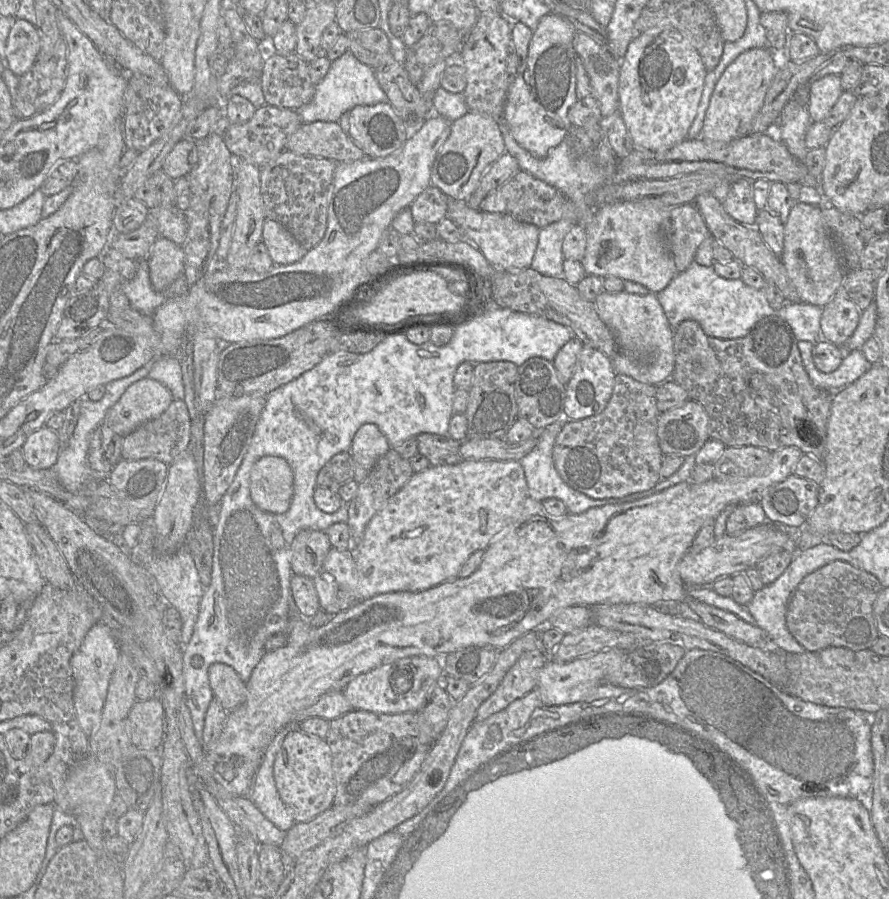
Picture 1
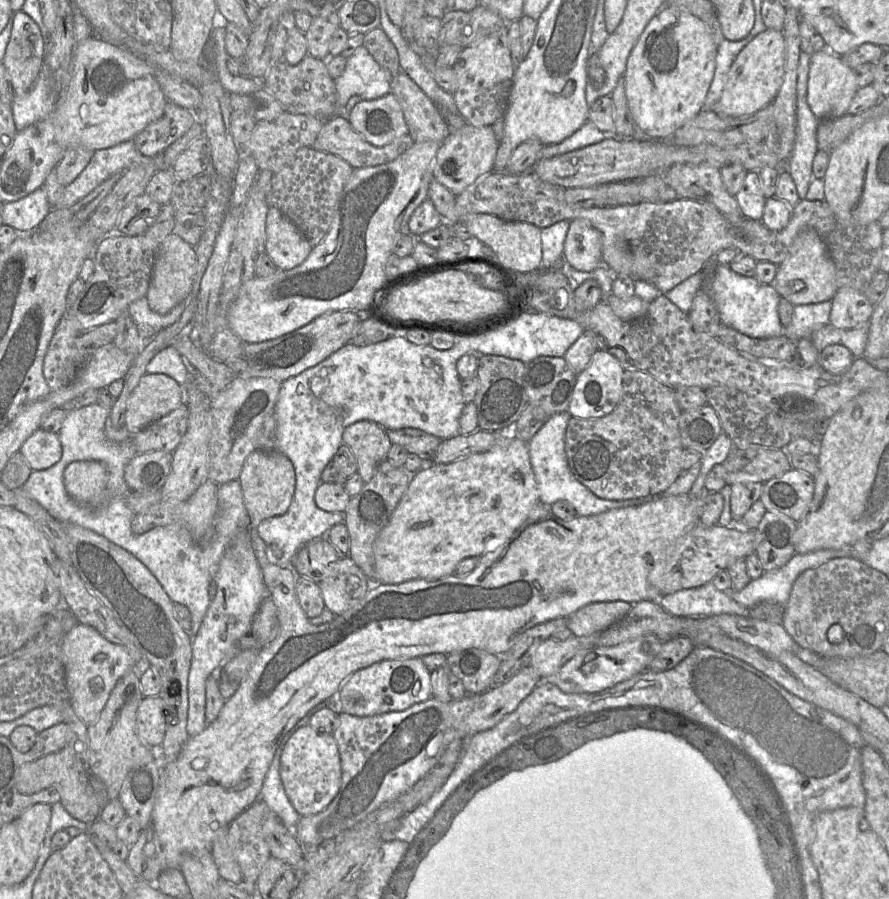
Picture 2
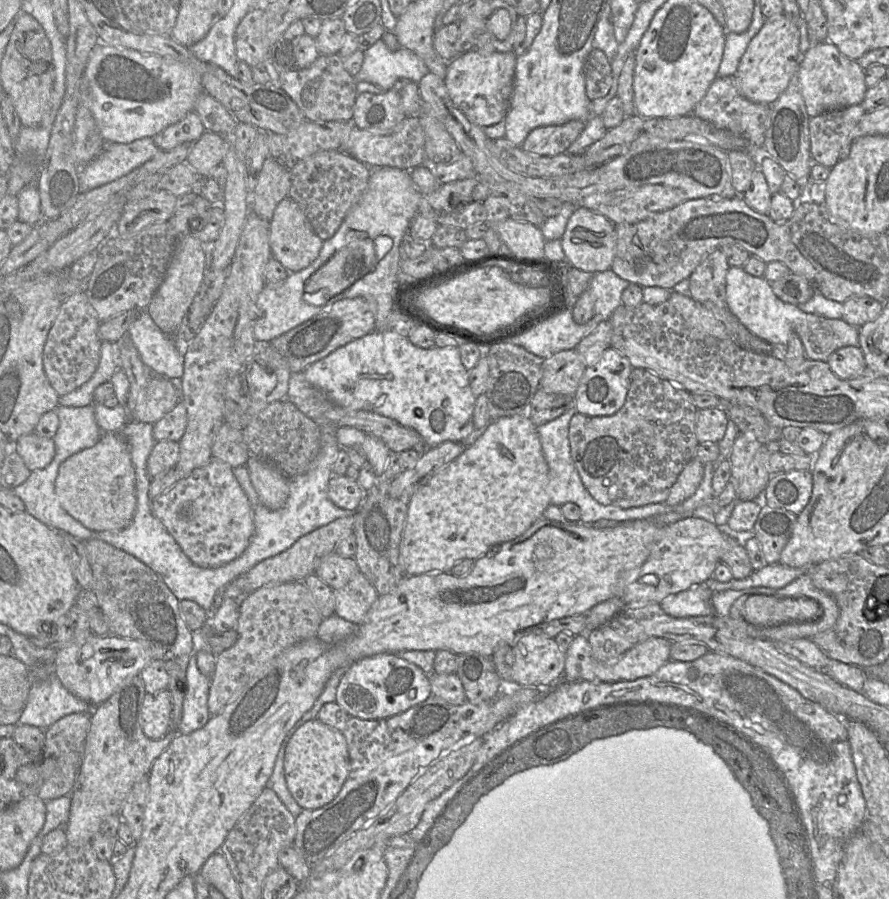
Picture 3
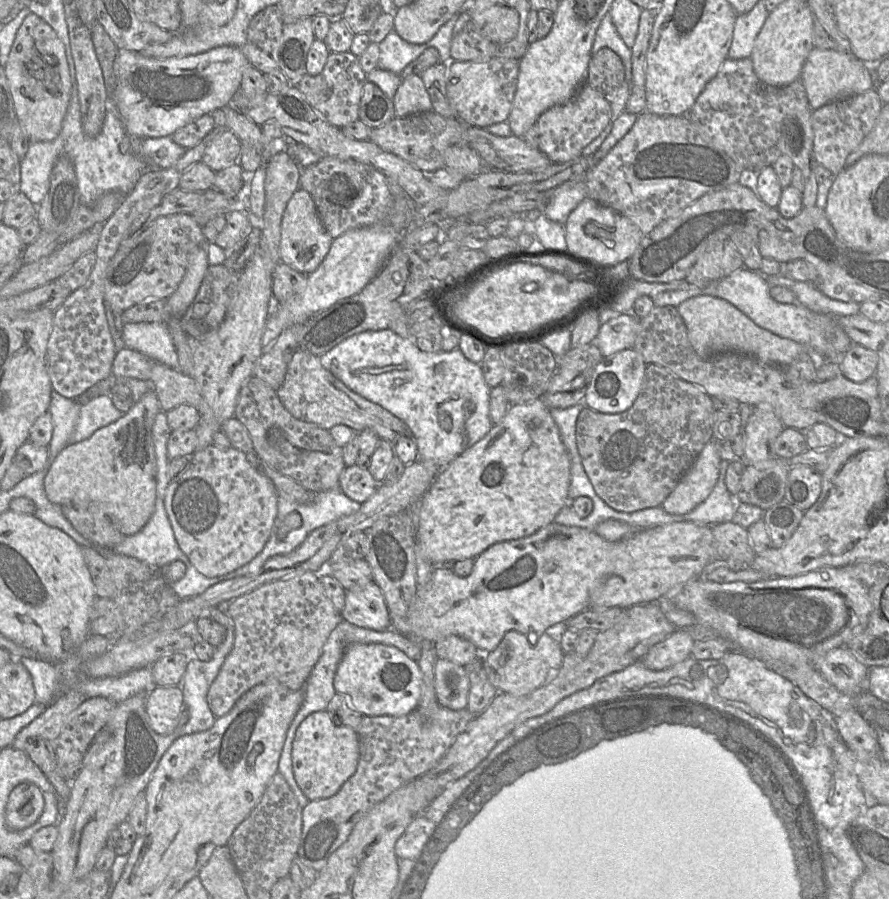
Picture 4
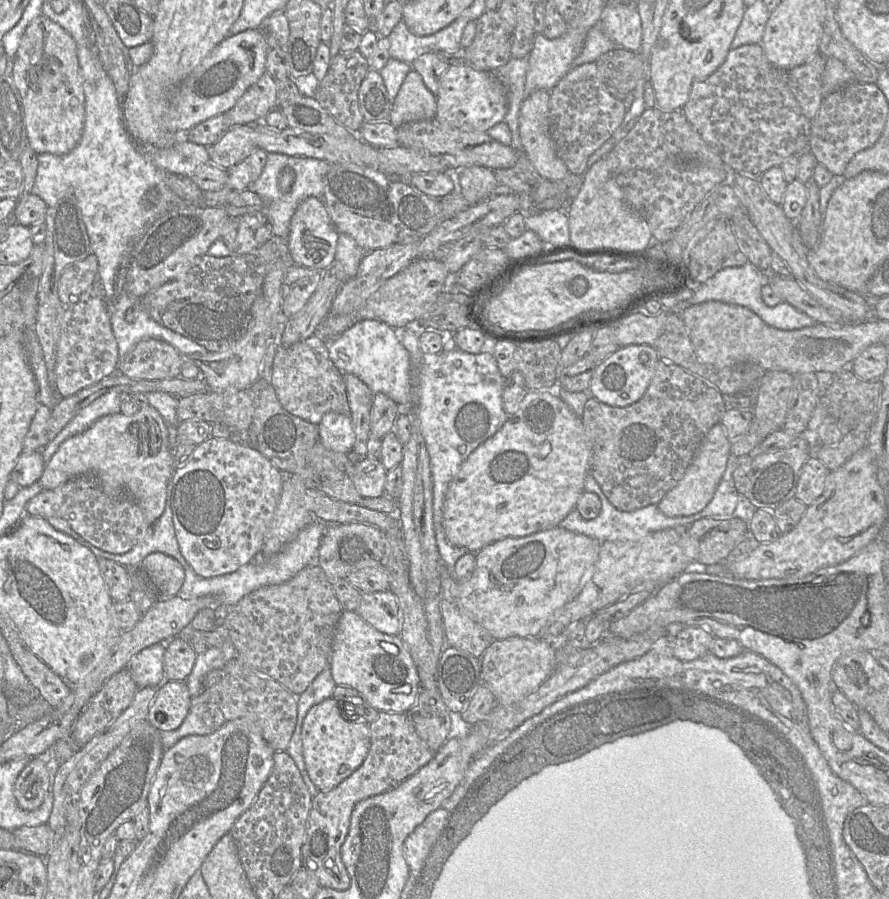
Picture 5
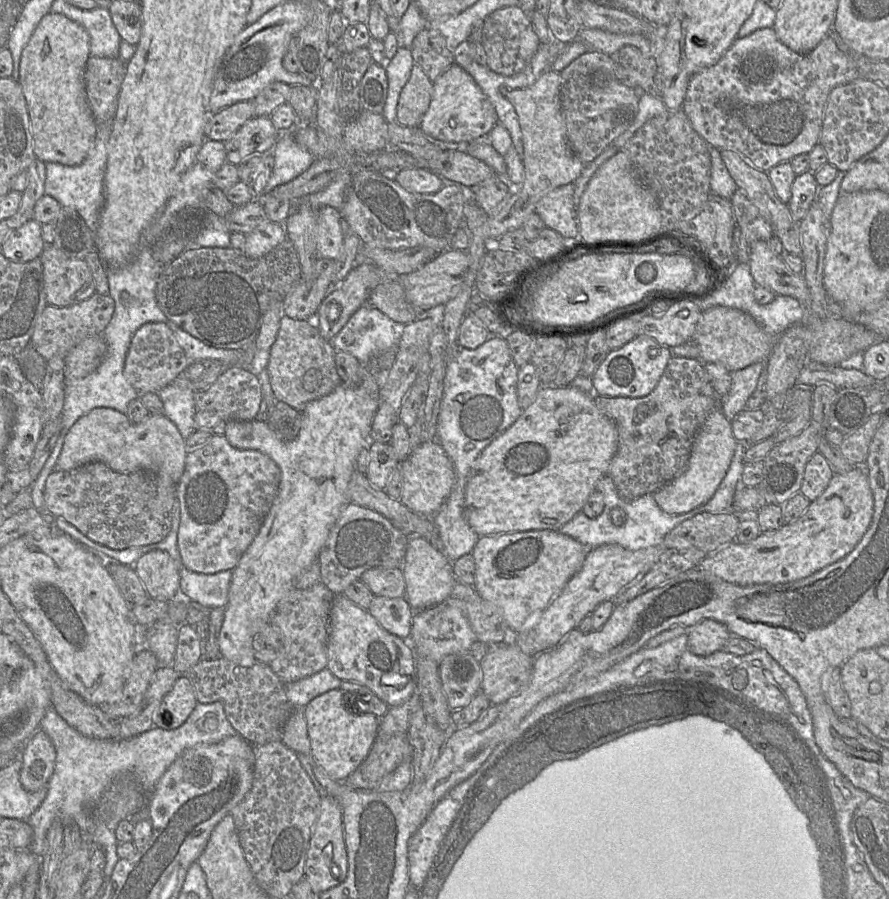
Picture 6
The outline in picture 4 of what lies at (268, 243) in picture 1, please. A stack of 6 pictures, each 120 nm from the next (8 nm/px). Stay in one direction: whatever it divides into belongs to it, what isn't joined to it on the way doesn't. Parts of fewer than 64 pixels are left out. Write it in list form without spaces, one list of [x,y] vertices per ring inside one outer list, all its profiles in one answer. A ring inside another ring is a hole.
[[[303,189],[294,192],[283,213],[280,262],[292,269],[309,275],[314,272],[328,254],[333,238],[325,230],[311,195]]]

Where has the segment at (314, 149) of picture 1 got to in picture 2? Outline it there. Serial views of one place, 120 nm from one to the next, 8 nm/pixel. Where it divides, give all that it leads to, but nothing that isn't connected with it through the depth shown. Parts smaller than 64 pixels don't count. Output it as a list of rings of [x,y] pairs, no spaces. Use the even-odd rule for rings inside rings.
[[[336,115],[324,121],[323,127],[311,147],[315,150],[334,154],[356,169],[377,166],[393,161],[413,144],[413,139],[409,133],[407,133],[396,138],[386,146],[374,146],[367,142],[357,131],[353,129],[347,119],[347,116]]]

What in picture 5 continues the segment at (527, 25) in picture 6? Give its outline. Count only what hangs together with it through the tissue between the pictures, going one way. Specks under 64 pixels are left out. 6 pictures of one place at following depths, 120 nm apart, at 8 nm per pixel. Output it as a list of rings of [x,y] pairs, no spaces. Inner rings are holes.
[[[486,10],[476,20],[473,42],[464,48],[465,58],[477,70],[493,71],[508,63],[511,56],[512,33],[495,11]]]

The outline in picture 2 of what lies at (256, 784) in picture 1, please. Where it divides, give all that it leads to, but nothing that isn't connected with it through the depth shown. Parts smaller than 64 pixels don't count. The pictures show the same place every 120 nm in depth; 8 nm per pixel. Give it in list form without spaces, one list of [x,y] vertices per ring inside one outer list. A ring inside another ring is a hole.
[[[338,694],[309,710],[308,713],[304,717],[302,717],[284,736],[276,749],[273,760],[264,778],[260,792],[260,799],[262,799],[269,806],[269,808],[277,814],[279,820],[288,828],[294,828],[301,816],[291,804],[281,781],[280,757],[291,735],[300,727],[307,725],[311,716],[316,711],[320,710],[323,707],[326,707],[328,703],[338,704]]]

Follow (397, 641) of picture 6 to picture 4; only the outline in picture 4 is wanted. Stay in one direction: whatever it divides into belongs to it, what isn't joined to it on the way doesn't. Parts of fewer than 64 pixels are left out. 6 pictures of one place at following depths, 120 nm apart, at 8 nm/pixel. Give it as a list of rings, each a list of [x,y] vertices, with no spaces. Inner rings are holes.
[[[353,644],[349,646],[337,667],[334,676],[335,693],[347,698],[352,709],[363,716],[401,716],[419,704],[422,694],[422,674],[418,662],[394,646],[384,644]]]

